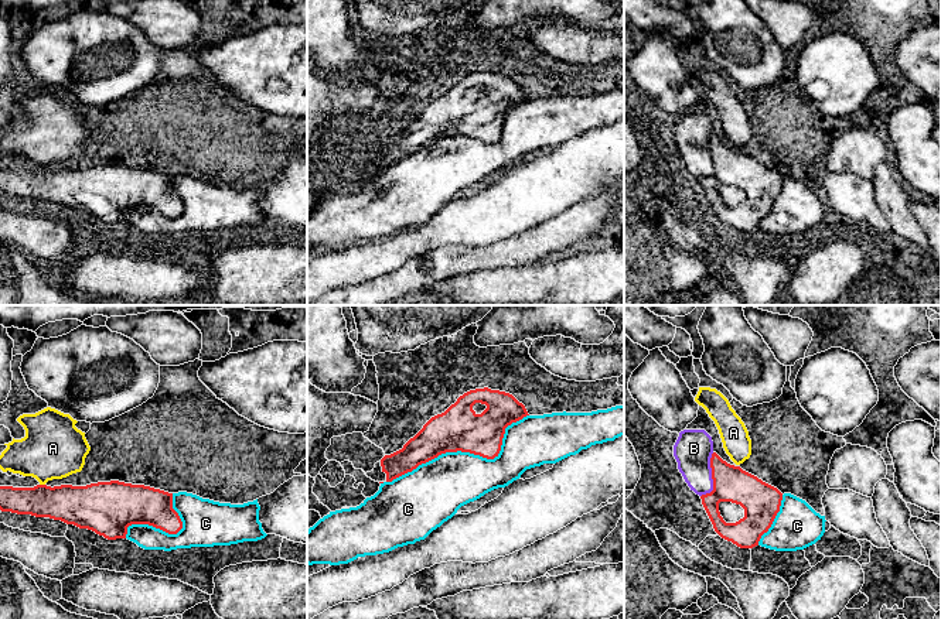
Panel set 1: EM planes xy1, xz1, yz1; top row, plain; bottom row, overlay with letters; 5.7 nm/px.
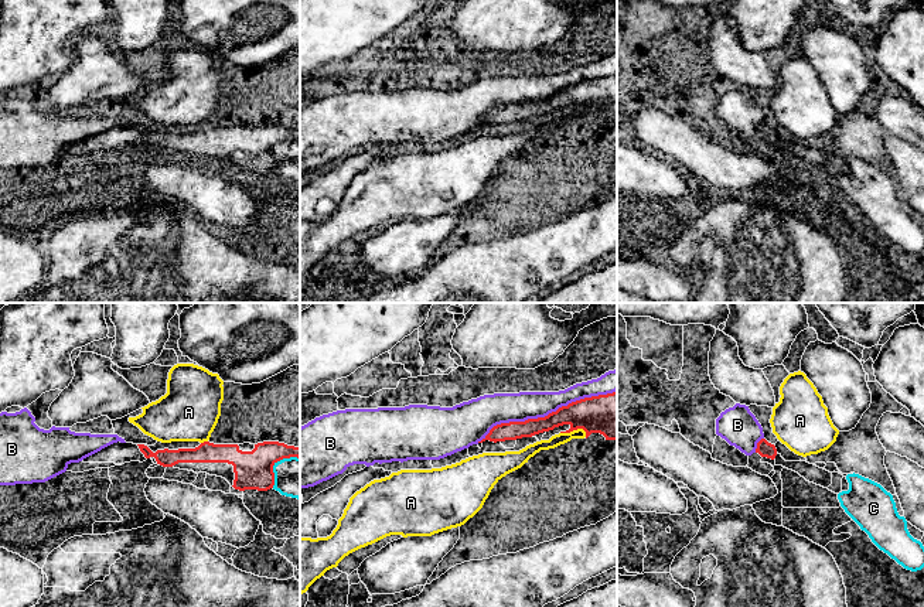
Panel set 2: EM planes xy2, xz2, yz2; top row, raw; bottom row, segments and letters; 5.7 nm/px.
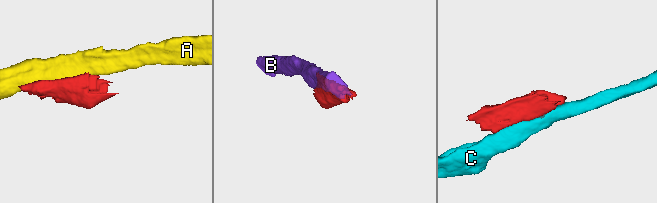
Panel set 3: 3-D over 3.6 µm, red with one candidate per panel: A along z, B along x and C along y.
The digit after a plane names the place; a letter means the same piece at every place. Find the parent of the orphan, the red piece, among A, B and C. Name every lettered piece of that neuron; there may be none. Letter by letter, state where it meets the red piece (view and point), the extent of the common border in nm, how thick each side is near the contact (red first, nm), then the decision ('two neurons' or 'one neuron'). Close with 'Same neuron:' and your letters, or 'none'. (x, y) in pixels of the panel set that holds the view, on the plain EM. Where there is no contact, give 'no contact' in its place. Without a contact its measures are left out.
A: contact xz2 (575, 112); length 150 nm; calibres 260 and 70 nm; two neurons
B: contact xz2 (548, 98); length 850 nm; calibres 200 and 170 nm; two neurons
C: contact xz1 (466, 134); length 900 nm; calibres 260 and 320 nm; two neurons
Same neuron: none

